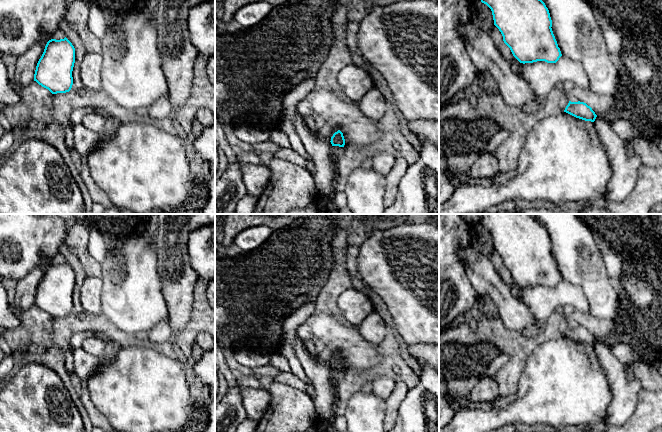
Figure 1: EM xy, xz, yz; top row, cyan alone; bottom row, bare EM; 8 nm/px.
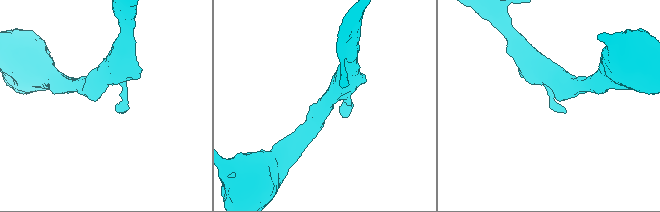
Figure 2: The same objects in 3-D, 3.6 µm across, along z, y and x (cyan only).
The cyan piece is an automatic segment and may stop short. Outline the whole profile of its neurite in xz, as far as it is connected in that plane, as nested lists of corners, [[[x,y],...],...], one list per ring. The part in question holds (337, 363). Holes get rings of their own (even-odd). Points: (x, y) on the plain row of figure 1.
[[[340,354],[335,356],[333,358],[333,360],[331,361],[330,366],[331,366],[332,370],[344,371],[345,363],[344,363],[343,357]]]

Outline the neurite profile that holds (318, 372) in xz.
[[[297,335],[294,341],[294,351],[315,390],[313,401],[316,420],[330,421],[334,417],[337,398],[337,393],[330,381],[331,366],[312,356]]]

